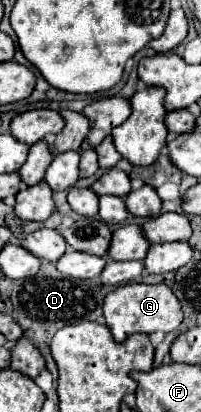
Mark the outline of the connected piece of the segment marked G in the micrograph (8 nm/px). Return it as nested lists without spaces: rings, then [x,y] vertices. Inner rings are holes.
[[[129,282],[109,292],[103,302],[103,316],[107,320],[107,328],[111,330],[117,342],[123,342],[127,336],[135,332],[143,332],[143,334],[151,334],[157,330],[173,332],[183,320],[179,300],[165,284],[151,286],[151,284],[139,284],[139,282]]]

